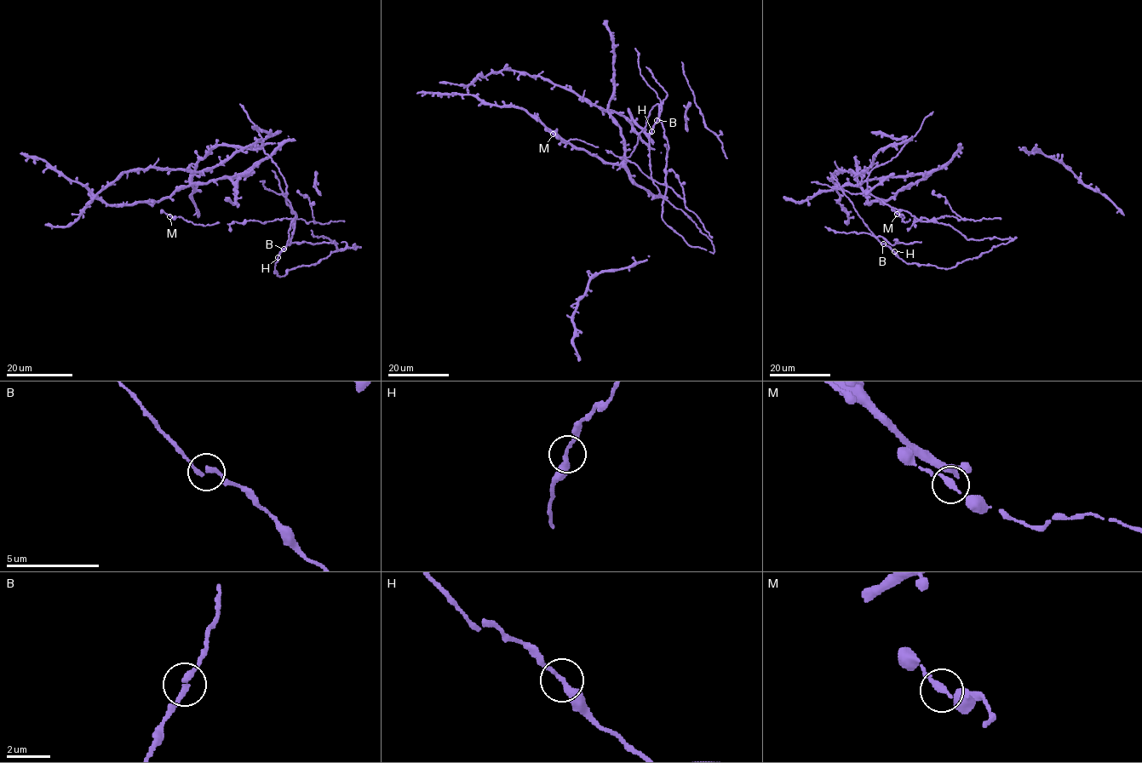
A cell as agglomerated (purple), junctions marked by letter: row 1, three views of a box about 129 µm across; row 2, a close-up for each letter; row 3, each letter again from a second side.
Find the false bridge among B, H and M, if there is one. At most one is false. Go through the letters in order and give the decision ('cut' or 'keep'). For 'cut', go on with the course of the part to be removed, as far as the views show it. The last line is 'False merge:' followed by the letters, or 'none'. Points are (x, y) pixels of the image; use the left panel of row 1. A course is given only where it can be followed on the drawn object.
B: keep
H: keep
M: keep
False merge: none

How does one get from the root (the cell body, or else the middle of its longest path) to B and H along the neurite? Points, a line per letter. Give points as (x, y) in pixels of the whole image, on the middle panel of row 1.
B: (658, 111), (668, 145), (662, 220), (690, 245), (713, 252), (712, 241), (653, 181), (649, 135), (657, 119)
H: (658, 111), (668, 145), (662, 220), (690, 245), (713, 252), (712, 241), (654, 183), (651, 131)

